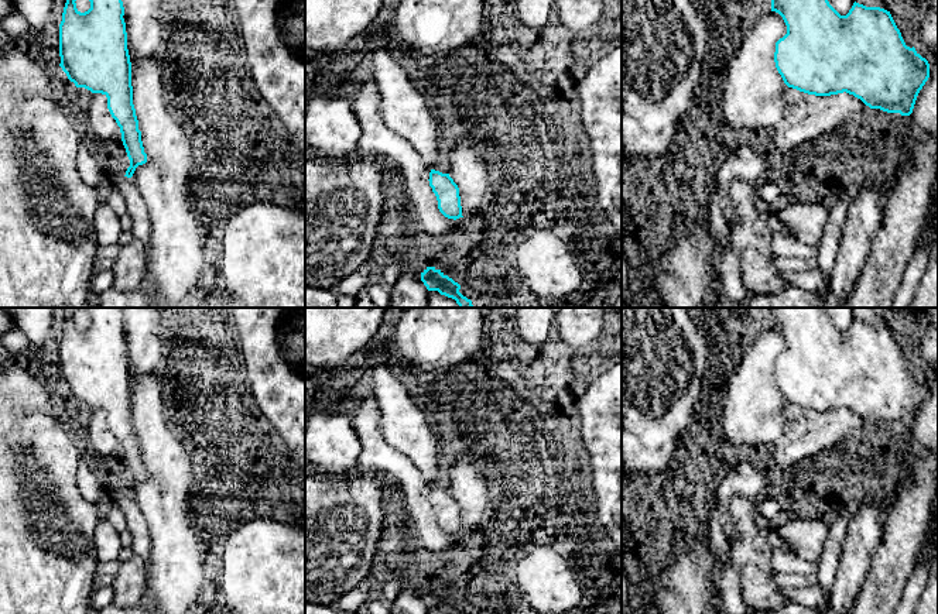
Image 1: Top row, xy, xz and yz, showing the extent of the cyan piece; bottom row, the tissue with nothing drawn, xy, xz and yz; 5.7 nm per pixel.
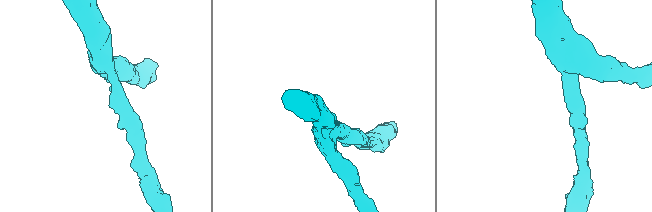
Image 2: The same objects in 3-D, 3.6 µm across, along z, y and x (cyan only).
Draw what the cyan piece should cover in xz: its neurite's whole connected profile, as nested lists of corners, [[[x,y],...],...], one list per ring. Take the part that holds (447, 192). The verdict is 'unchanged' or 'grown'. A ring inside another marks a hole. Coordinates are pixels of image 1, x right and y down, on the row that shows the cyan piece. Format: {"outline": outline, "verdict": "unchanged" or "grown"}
{"outline": [[[431,169],[429,186],[437,196],[439,212],[448,219],[459,219],[462,216],[459,188],[449,176],[439,171]]], "verdict": "unchanged"}

